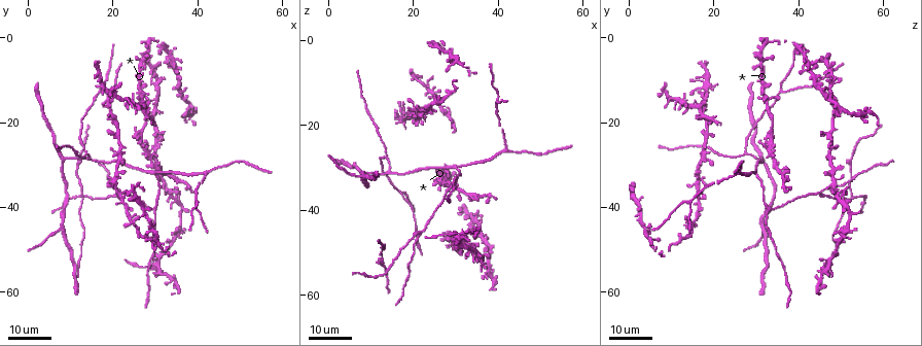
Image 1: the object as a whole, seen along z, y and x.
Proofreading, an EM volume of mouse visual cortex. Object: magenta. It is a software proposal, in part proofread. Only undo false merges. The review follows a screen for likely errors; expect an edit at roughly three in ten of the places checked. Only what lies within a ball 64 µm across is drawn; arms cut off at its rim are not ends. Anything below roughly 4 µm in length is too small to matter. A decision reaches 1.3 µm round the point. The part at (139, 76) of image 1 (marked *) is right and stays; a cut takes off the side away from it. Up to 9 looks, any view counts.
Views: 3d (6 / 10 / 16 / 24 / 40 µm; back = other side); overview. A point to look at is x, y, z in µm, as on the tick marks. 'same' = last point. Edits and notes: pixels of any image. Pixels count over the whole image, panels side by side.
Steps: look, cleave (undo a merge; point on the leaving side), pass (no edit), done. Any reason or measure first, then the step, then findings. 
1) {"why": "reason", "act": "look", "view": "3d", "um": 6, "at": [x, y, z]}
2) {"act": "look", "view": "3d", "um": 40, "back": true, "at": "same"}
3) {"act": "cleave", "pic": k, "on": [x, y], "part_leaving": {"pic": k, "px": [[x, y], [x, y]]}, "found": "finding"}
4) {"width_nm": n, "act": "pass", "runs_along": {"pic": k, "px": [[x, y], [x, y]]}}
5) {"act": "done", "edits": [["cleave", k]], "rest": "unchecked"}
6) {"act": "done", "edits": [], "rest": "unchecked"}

{"act": "look", "view": "3d", "um": 24, "at": [28.0, 27.5, 33.5]}

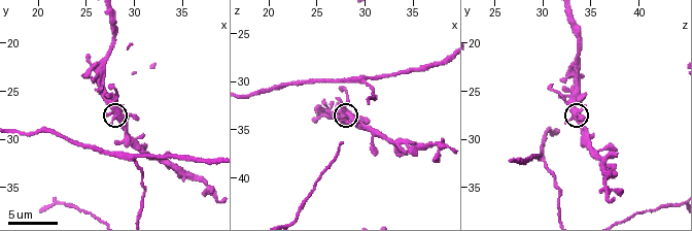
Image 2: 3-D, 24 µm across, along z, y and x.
{"act": "look", "view": "3d", "um": 6, "at": [28.0, 27.6, 33.0]}

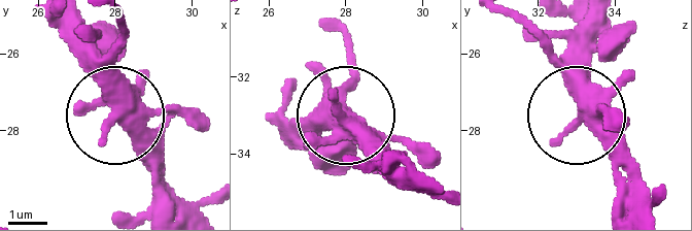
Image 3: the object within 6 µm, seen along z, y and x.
{"arms": 4, "act": "pass", "found": "one neuron here"}

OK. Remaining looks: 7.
{"act": "look", "view": "3d", "um": 24, "at": [22.0, 36.0, 44.5]}

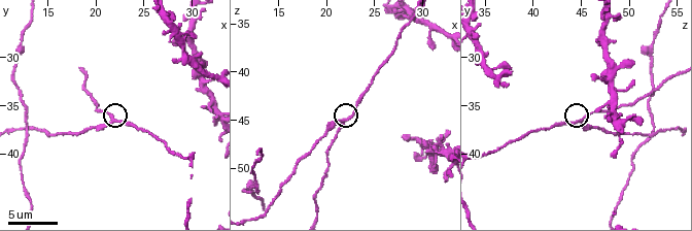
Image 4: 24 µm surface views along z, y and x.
{"act": "look", "view": "3d", "um": 6, "at": [21.6, 36.4, 45.2]}

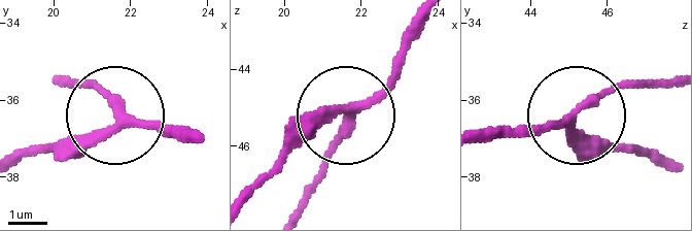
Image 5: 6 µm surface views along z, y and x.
{"width_nm": 250, "act": "pass", "runs_along": {"pic": 5, "px": [[197, 138], [120, 125], [84, 81]]}, "found": "one neuron here"}

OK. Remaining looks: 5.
{"why": "small branch off a trunk", "act": "look", "view": "3d", "um": 10, "at": [14.8, 37.6, 53.4]}

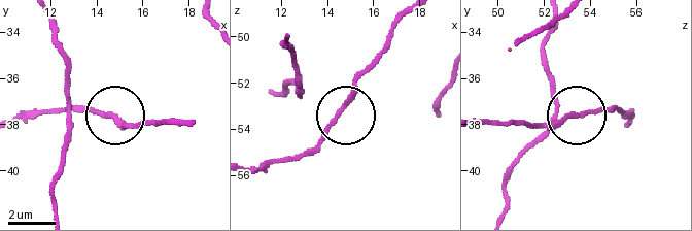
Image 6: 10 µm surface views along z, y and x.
{"width_nm": 150, "act": "pass", "found": "one neuron here"}

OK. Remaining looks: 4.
{"why": "three arms meet", "act": "look", "view": "3d", "um": 16, "at": [17.5, 12.5, 36.0]}

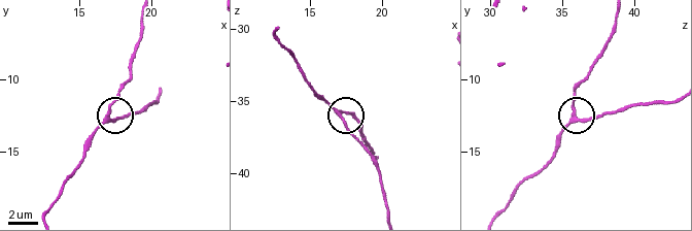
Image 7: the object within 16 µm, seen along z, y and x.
{"act": "look", "view": "3d", "um": 6, "at": [17.0, 12.4, 35.8]}

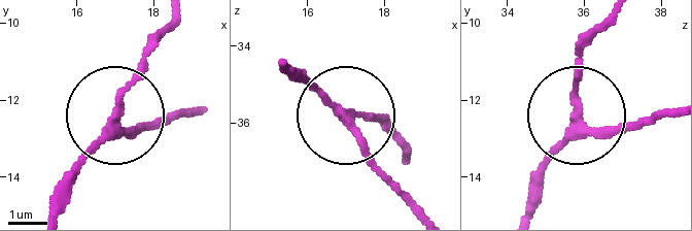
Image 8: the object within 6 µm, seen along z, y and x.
{"arms": 3, "act": "pass", "runs_along": {"pic": 8, "px": [[527, 204], [573, 106], [580, 40]]}, "found": "continuous, no second neuron"}

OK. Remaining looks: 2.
{"act": "look", "view": "3d", "um": 6, "at": [30.0, 31.8, 29.8]}

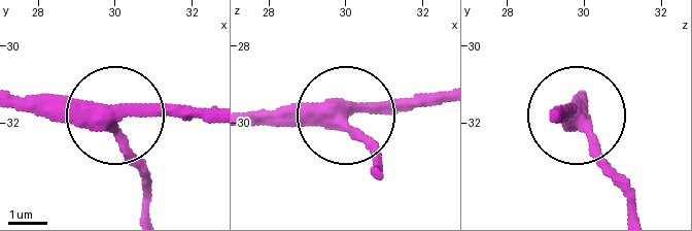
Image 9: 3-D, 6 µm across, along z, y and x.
{"width_nm": 350, "act": "pass", "found": "continuous, no second neuron"}

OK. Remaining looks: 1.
{"act": "done", "edits": [], "rest": "unchecked"}

